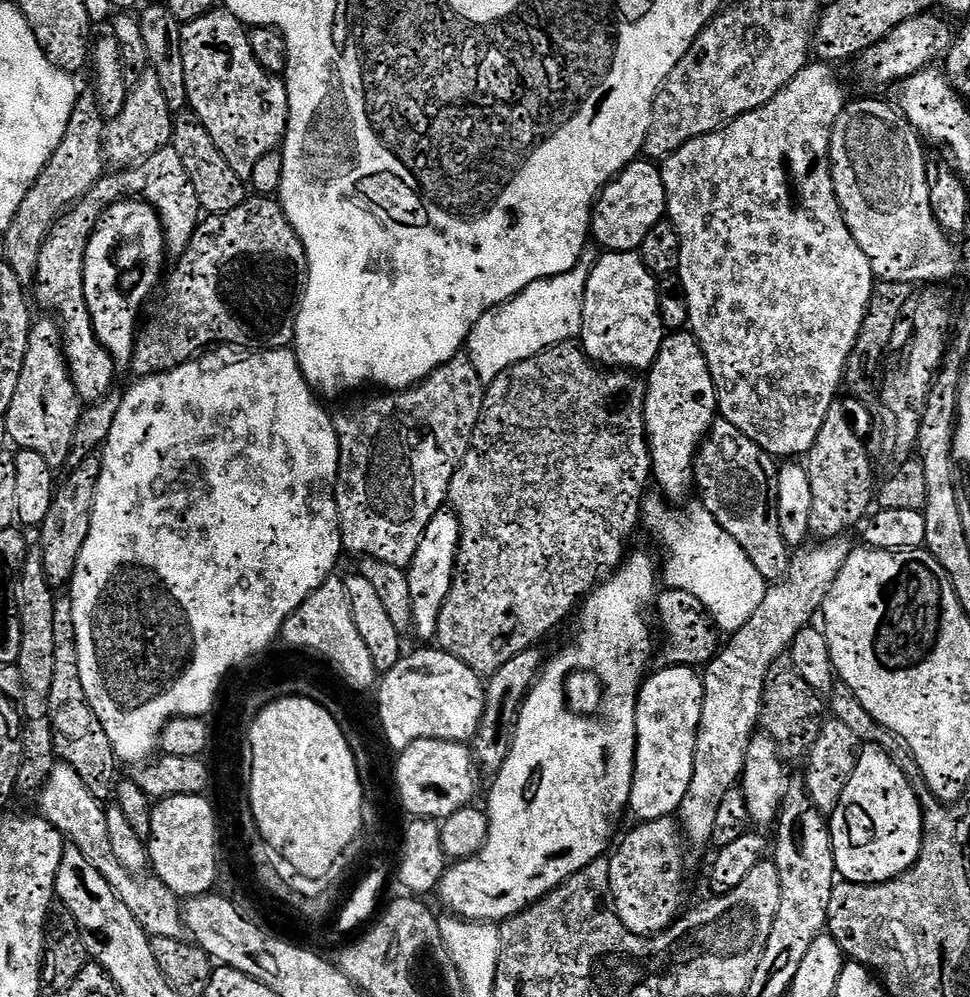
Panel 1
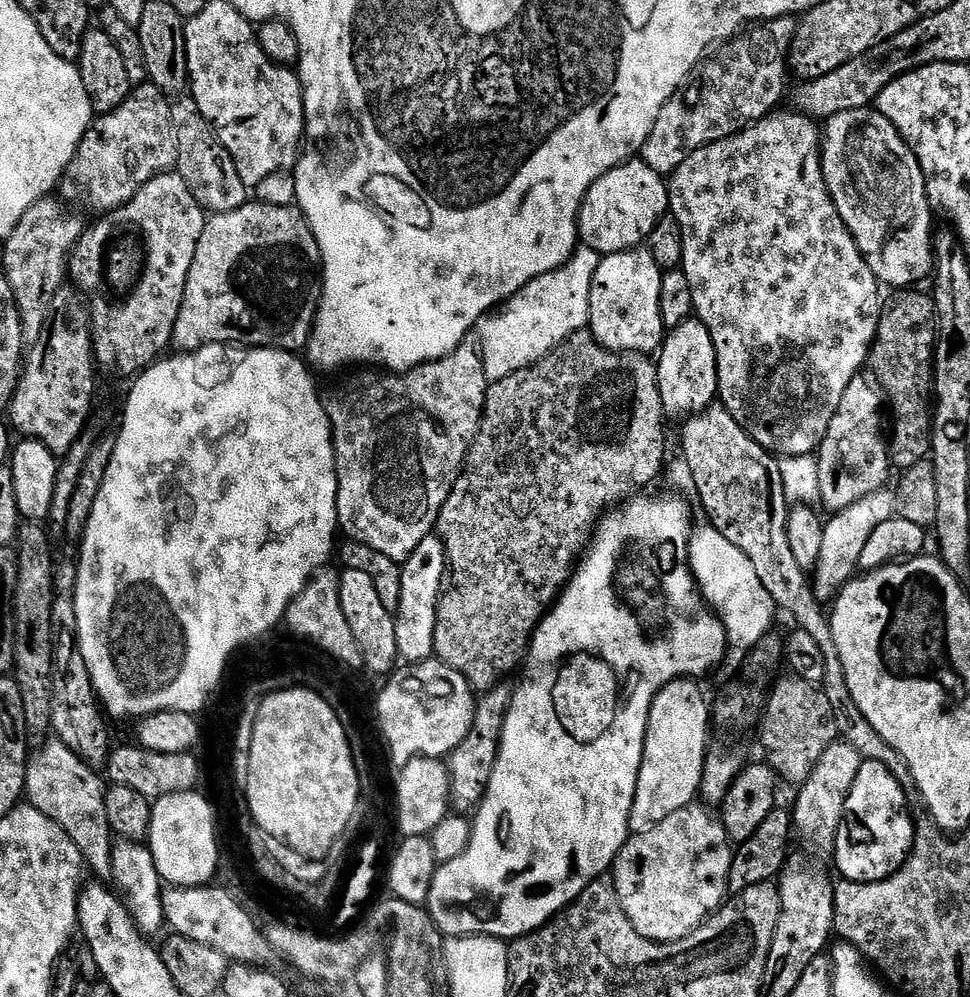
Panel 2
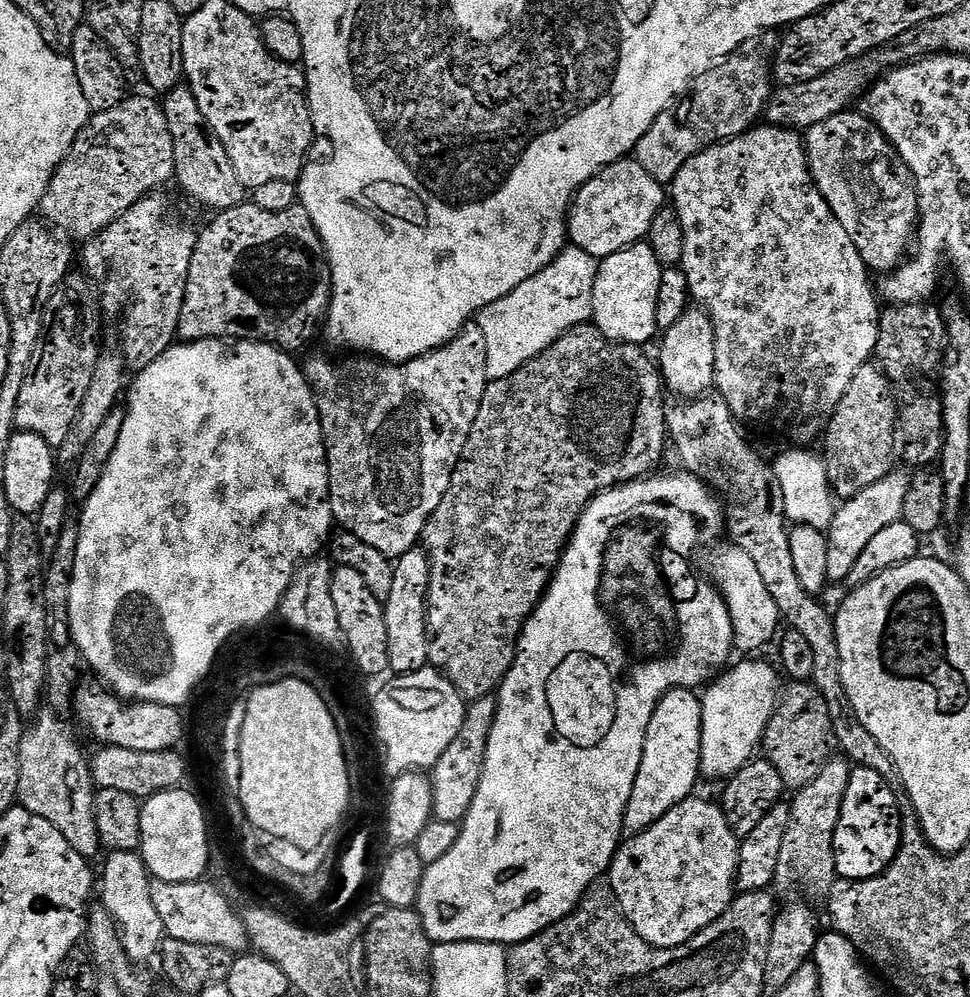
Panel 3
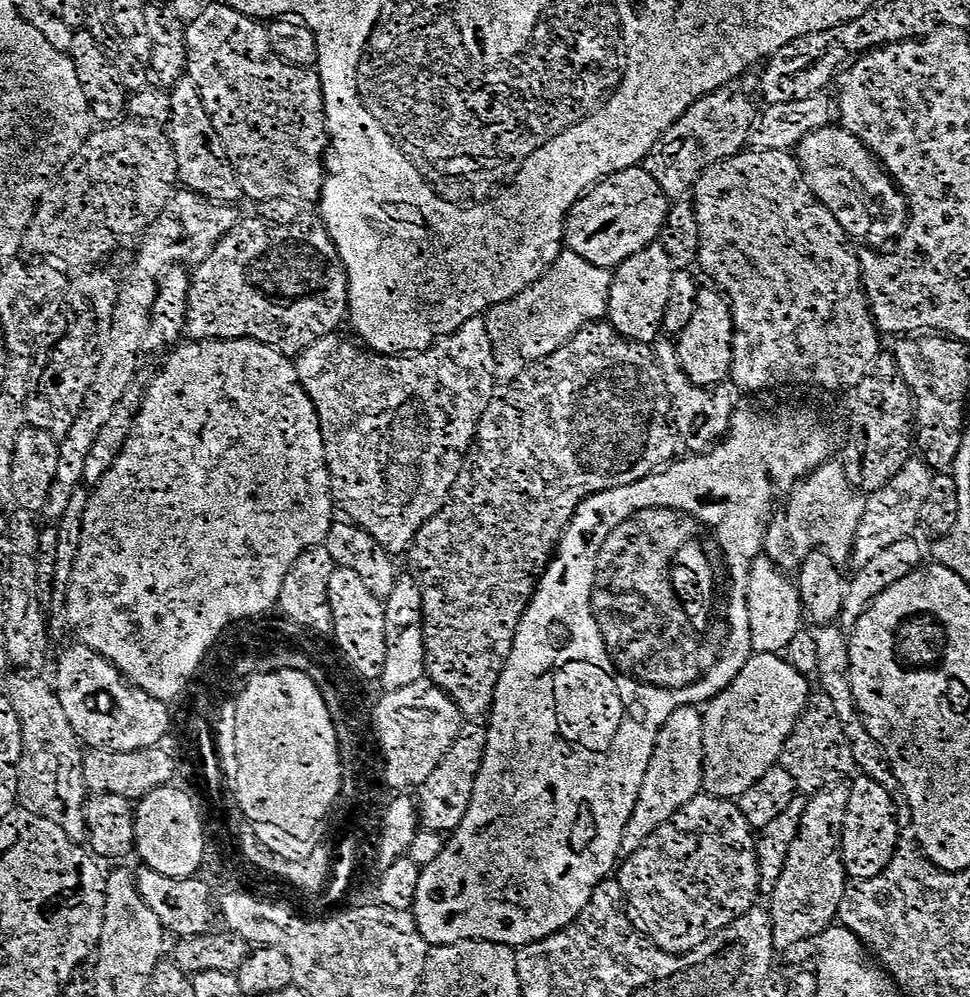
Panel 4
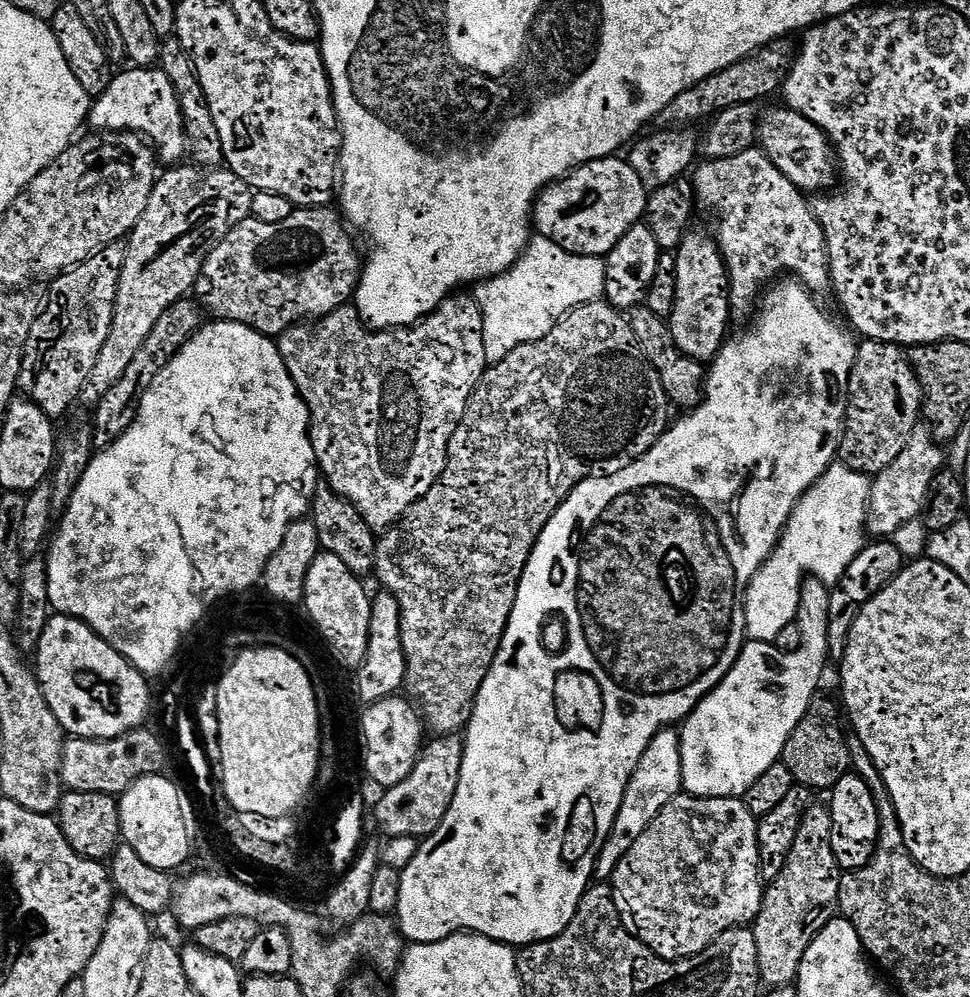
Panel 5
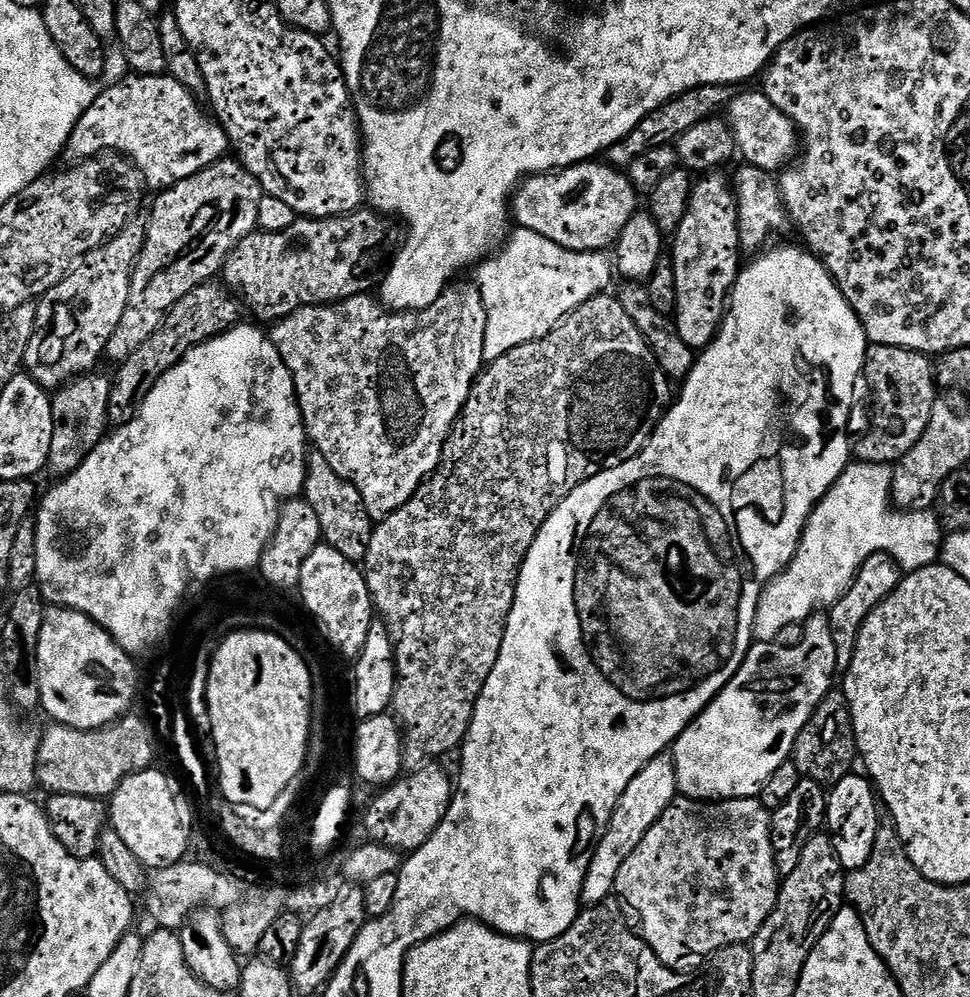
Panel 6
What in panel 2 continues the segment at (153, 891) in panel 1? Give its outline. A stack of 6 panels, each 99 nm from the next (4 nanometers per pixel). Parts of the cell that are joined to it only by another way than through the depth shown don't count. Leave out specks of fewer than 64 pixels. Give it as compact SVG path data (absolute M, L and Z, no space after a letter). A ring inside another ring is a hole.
M56 738L43 745L44 752L35 753L28 765L26 800L48 820L54 821L78 846L81 861L97 872L104 882L112 880L112 846L114 833L106 818L105 785L100 785L97 773L80 757L75 756L65 741Z

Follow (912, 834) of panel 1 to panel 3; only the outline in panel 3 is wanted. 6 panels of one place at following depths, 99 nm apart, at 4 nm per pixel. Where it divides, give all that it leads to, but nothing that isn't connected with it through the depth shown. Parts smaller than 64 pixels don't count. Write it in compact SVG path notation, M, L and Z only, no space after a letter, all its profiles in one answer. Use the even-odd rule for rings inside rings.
M853 767L848 774L846 794L834 834L837 877L857 881L882 875L900 849L900 838L900 811L890 786L878 770Z

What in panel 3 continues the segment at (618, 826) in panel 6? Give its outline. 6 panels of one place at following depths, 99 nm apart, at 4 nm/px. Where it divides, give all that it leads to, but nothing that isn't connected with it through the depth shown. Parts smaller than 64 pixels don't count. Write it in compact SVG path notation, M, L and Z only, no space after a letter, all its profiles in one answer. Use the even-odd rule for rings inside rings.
M672 688L658 702L646 729L642 762L638 766L638 778L630 794L628 809L624 815L624 832L634 837L654 826L674 806L693 795L696 779L701 779L700 747L702 746L701 697L691 688Z

